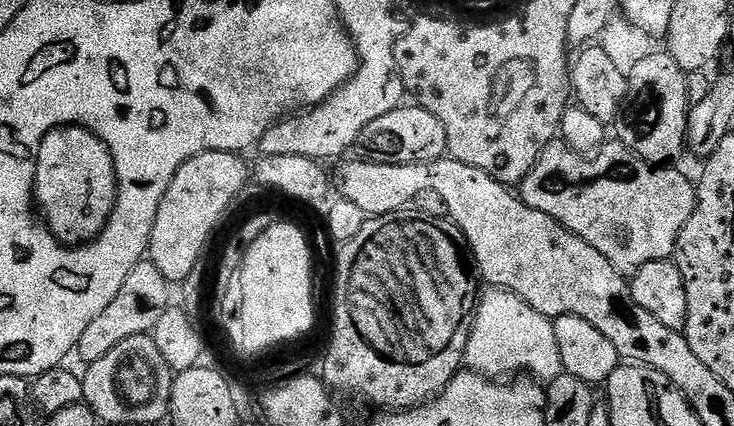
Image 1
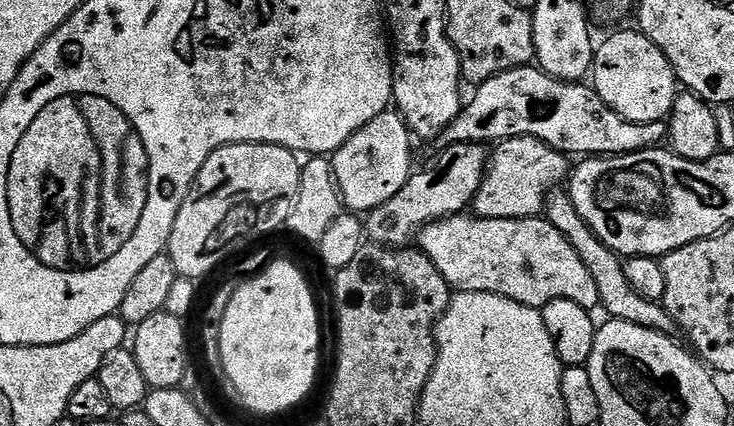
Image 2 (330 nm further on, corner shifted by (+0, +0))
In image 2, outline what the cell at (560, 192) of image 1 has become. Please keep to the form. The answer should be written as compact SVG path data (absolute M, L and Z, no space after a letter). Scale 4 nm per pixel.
M519 136L499 141L491 149L488 168L484 171L476 197L472 199L471 211L482 220L524 220L528 216L539 217L545 211L547 192L551 188L561 187L567 181L570 175L570 164L567 162L569 163L565 153L556 152L538 138Z

